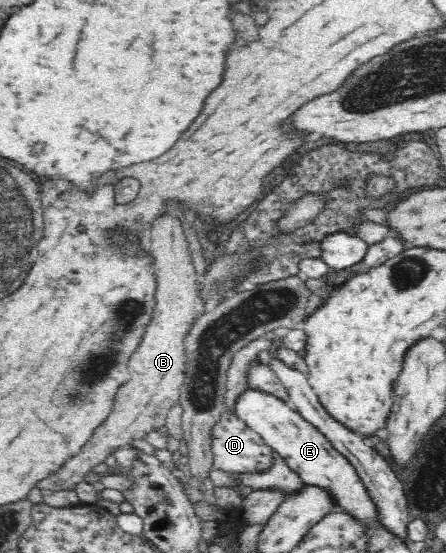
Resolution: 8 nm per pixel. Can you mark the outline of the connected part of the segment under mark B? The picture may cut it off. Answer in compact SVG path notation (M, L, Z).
M168 212L156 216L150 224L148 238L152 242L150 252L154 256L155 305L144 340L131 356L130 380L116 391L110 412L93 430L90 440L86 441L77 456L62 465L56 474L38 482L38 488L45 492L72 489L94 466L104 463L114 449L123 445L129 447L133 440L144 440L152 430L164 431L168 412L179 402L188 370L186 338L192 326L206 312L204 299L200 297L200 275L196 274L192 264L190 244L184 244L184 224L180 216Z

